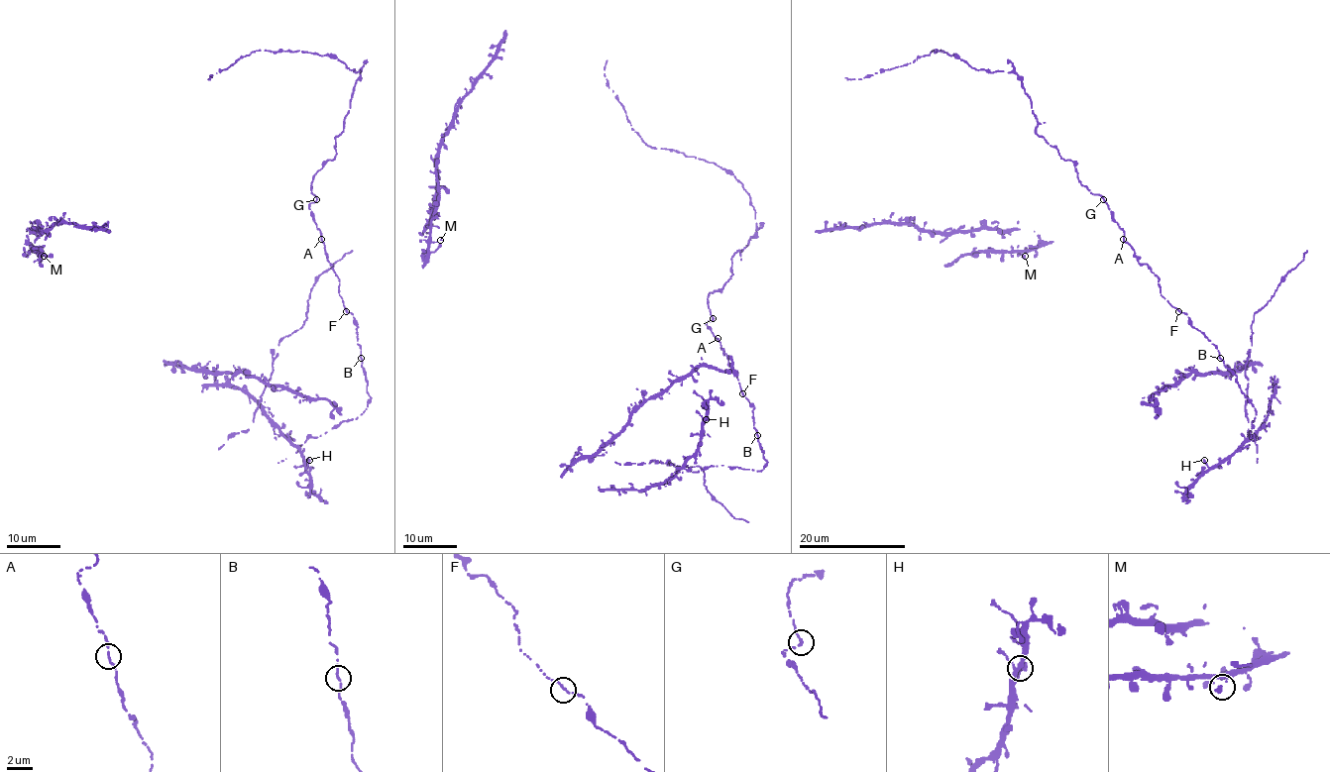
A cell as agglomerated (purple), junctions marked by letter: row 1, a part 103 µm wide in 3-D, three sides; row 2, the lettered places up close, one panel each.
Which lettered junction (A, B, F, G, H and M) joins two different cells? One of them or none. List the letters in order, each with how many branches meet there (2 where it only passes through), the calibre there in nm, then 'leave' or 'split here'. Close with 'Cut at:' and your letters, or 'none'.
A: branches 2; calibre 170 nm; leave
B: branches 2; calibre 190 nm; leave
F: branches 2; calibre 180 nm; leave
G: branches 2; calibre 180 nm; leave
H: branches 1; calibre 280 nm; leave
M: branches 1; calibre 300 nm; leave
Cut at: none

